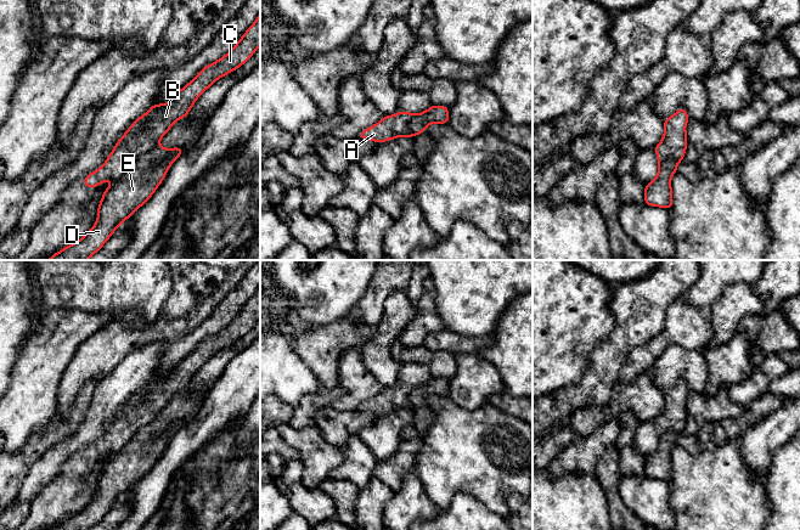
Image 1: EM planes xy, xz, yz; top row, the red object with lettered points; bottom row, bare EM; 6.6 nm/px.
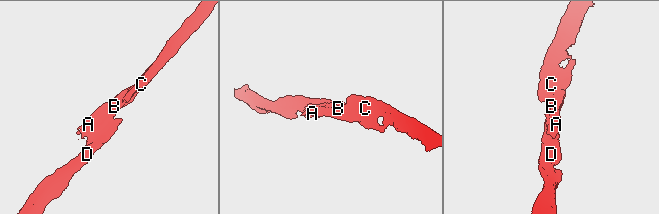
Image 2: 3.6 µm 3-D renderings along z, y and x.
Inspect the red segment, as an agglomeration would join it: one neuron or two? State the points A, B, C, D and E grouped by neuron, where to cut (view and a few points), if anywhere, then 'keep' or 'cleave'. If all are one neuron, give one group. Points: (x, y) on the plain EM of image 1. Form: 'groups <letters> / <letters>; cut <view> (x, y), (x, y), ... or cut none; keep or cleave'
groups A B C / D E; cut xy (157, 416), (144, 424), (113, 452); cleave

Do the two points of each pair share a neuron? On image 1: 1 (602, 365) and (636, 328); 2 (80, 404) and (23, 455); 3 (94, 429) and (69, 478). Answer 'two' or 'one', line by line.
1: one
2: one
3: two

